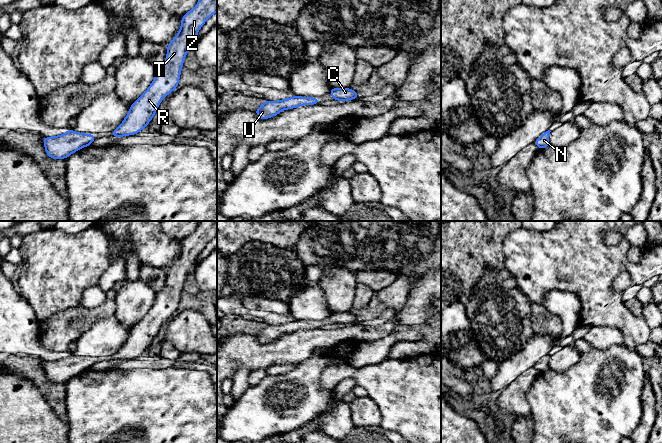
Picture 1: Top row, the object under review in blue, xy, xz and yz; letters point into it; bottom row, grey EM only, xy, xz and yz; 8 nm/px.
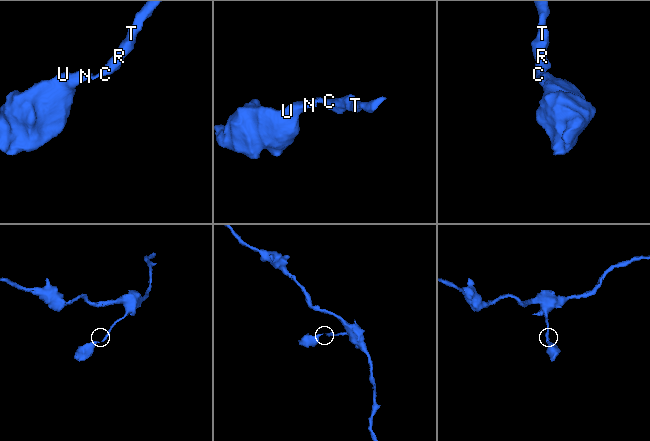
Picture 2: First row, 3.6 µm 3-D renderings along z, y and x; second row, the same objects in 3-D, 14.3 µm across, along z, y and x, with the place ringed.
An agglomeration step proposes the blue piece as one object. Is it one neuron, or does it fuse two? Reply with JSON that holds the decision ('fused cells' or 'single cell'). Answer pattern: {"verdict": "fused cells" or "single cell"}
{"verdict": "single cell"}

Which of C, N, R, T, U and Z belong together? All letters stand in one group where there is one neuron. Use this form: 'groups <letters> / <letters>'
groups C N R T U Z

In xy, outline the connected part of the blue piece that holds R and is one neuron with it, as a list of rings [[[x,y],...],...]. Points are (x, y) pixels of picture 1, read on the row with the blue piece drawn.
[[[198,0],[196,6],[184,14],[179,32],[167,45],[165,62],[156,69],[150,86],[131,104],[125,119],[110,136],[136,135],[147,127],[161,101],[178,87],[187,52],[194,48],[198,31],[216,12],[217,0]]]

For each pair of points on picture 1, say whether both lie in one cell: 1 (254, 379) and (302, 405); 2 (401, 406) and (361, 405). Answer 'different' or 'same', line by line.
1: different
2: different

